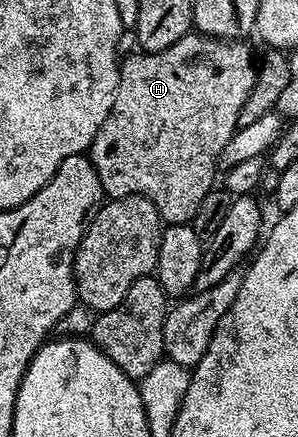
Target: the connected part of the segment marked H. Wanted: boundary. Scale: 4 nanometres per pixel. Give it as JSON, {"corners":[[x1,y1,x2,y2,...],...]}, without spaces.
{"corners":[[188,34,181,37,173,46,169,46,160,52,140,51,139,56,131,56,119,65,119,85,113,98,113,110,109,118,97,130,89,149,89,155,93,166,97,170,97,178,101,178,101,186,108,197,117,196,144,196,157,206,159,217,167,224,191,224,197,214,197,206,201,206,201,198,213,190,211,184,215,180,215,167,221,164,221,157,225,150,225,142,235,133,239,127,239,111,245,106,245,98,249,98,249,90,255,85,257,60,251,57,251,48,243,40,214,40,211,36,202,34]]}

